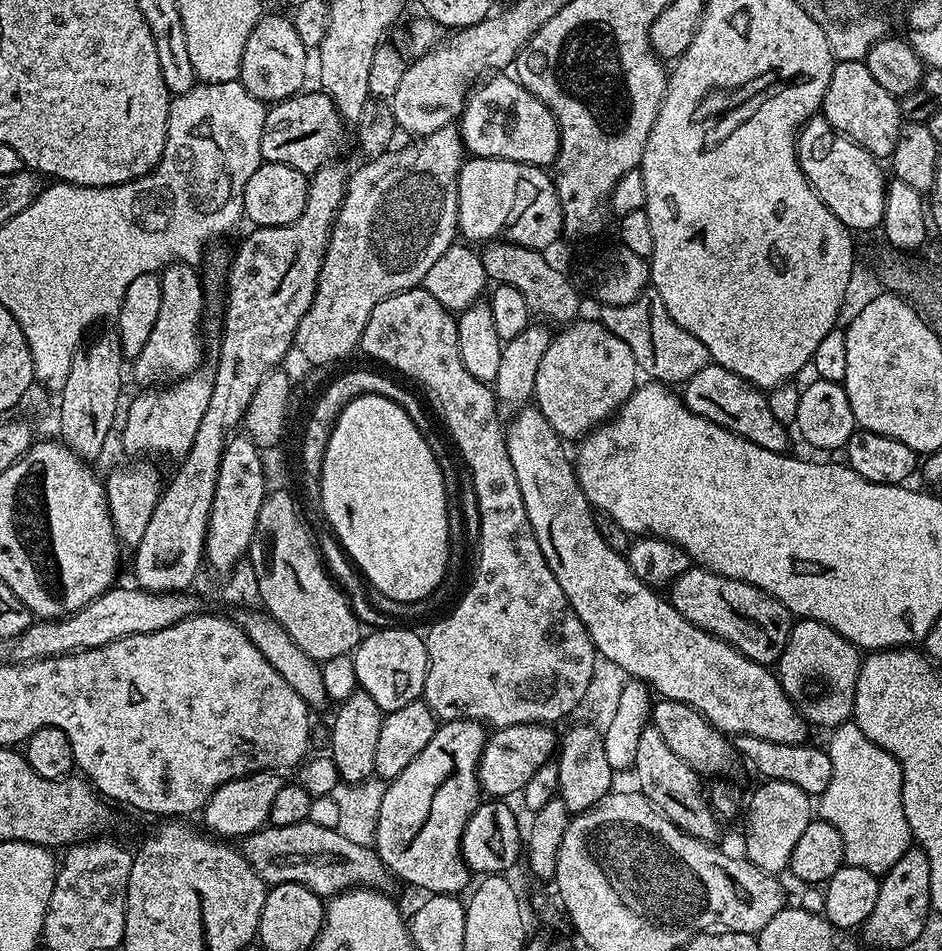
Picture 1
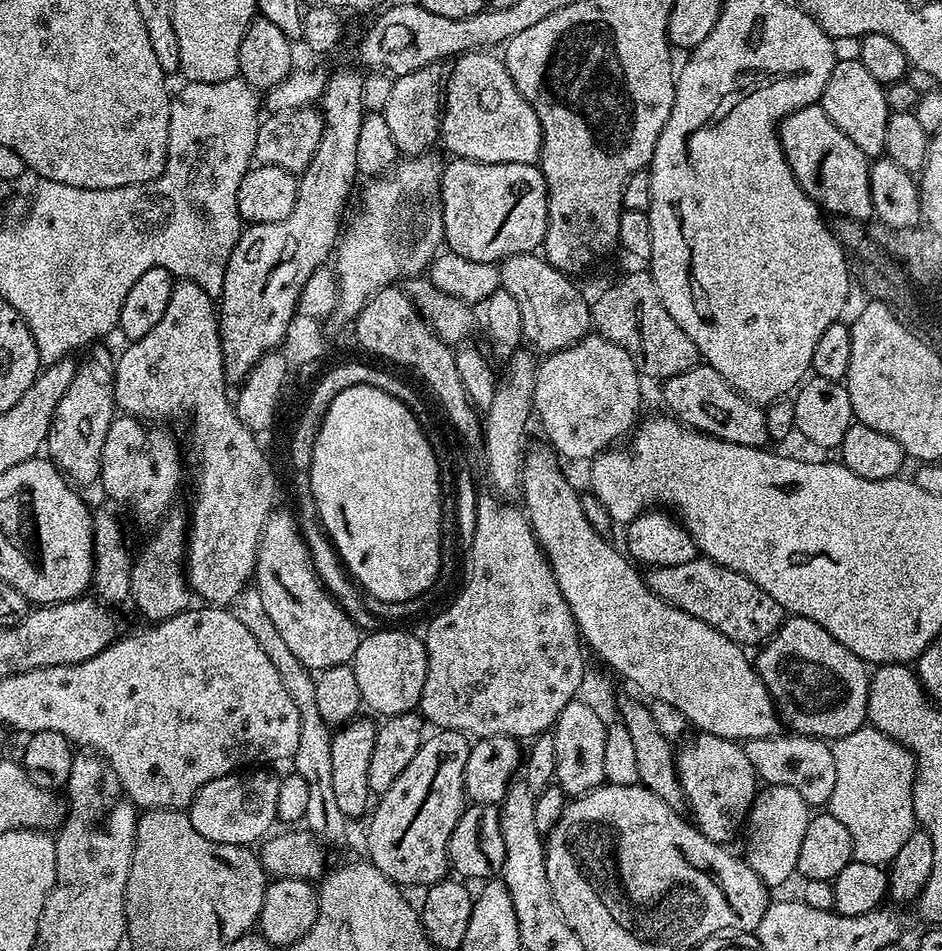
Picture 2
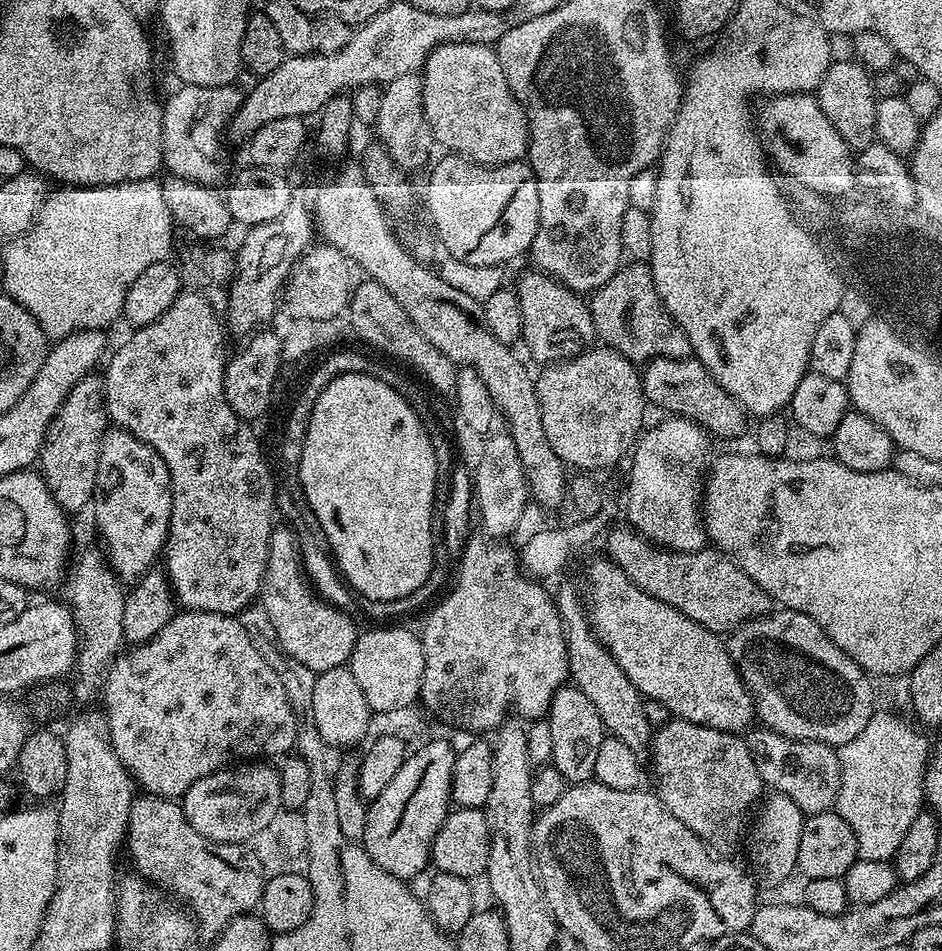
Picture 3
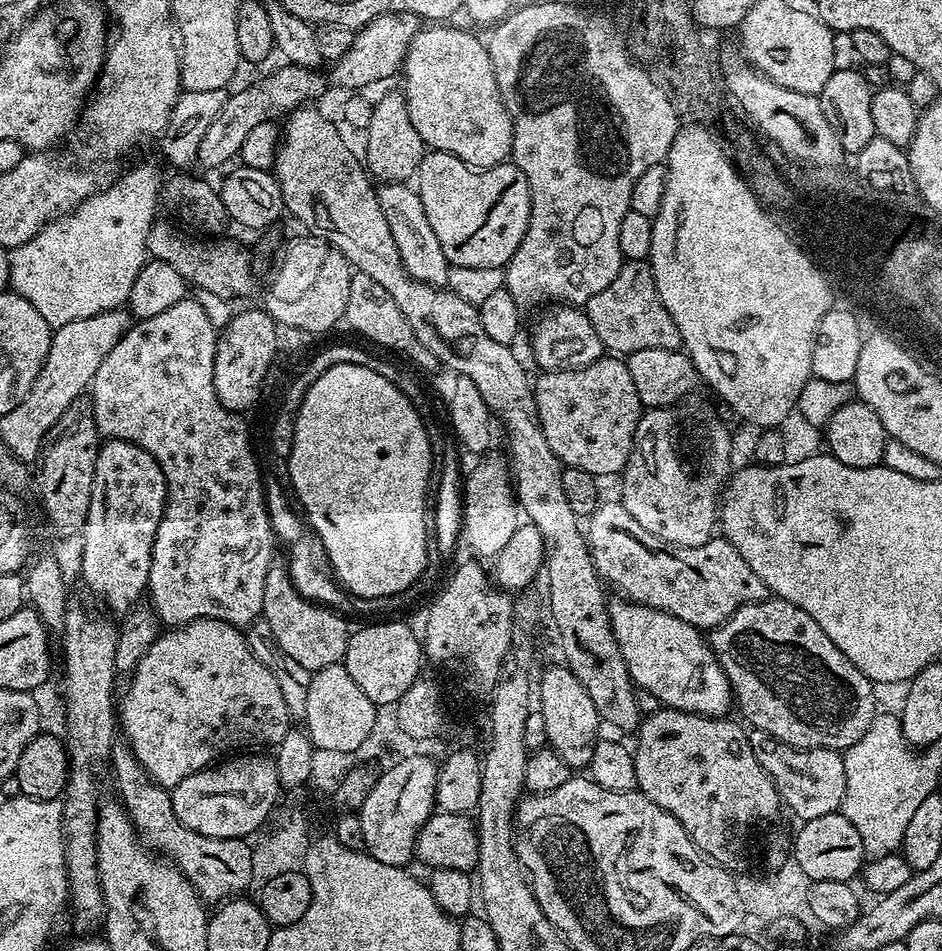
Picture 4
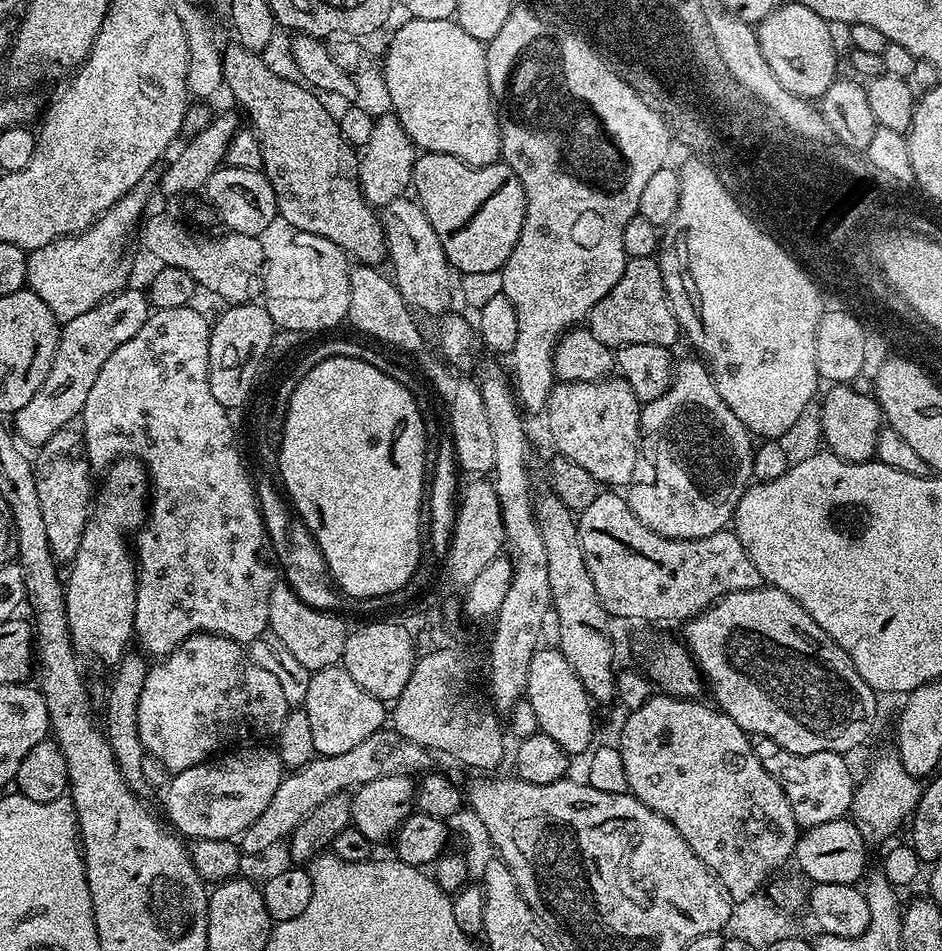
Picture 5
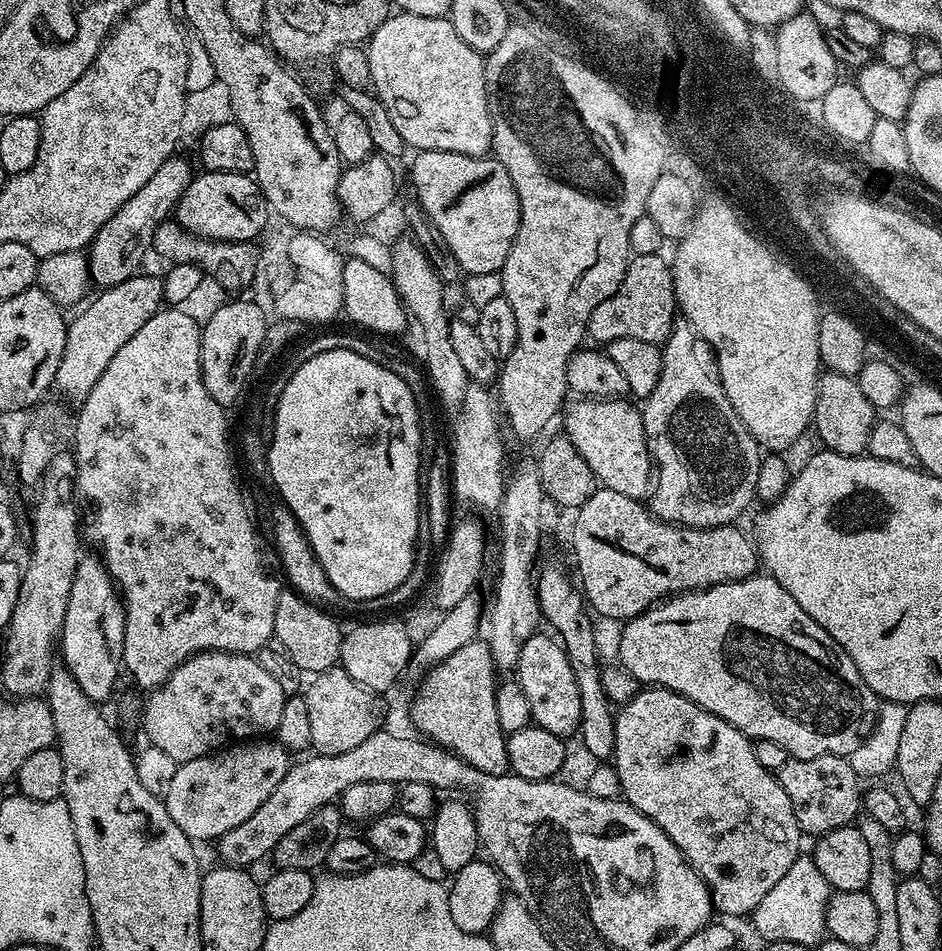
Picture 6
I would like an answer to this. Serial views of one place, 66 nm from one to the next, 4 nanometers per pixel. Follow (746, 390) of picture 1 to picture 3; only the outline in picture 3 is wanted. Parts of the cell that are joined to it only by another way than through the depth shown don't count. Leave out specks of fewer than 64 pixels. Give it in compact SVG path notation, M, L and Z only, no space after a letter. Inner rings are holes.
M658 358L649 360L642 368L644 381L644 399L649 405L661 408L664 414L684 416L704 427L704 431L713 437L725 436L732 440L744 432L744 420L746 413L744 407L702 366L702 362L695 358L687 360L675 360L674 358Z

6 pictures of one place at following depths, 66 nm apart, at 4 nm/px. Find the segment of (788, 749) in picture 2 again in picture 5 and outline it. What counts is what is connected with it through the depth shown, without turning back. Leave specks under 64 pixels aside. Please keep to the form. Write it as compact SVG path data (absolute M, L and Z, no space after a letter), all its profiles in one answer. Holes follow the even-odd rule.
M765 736L755 737L756 757L762 766L782 786L794 810L794 818L801 829L822 826L822 822L842 820L849 815L854 791L854 776L848 769L843 755L838 752L819 752L818 754L790 754Z

